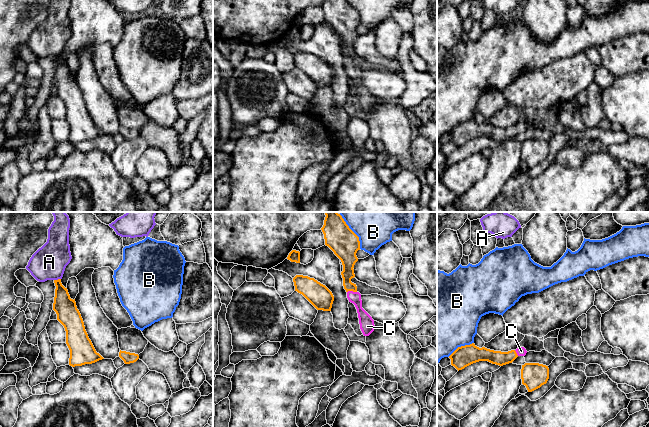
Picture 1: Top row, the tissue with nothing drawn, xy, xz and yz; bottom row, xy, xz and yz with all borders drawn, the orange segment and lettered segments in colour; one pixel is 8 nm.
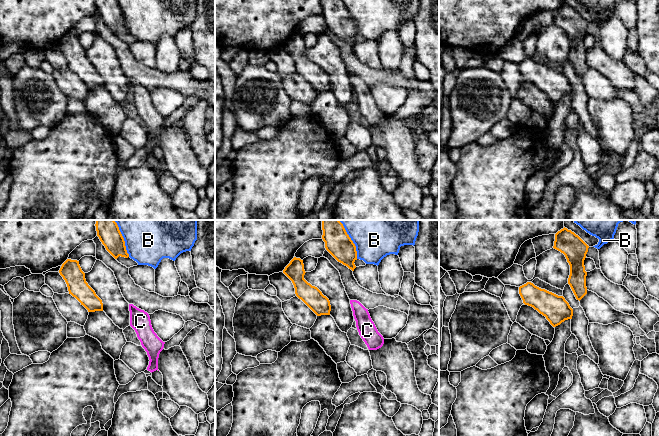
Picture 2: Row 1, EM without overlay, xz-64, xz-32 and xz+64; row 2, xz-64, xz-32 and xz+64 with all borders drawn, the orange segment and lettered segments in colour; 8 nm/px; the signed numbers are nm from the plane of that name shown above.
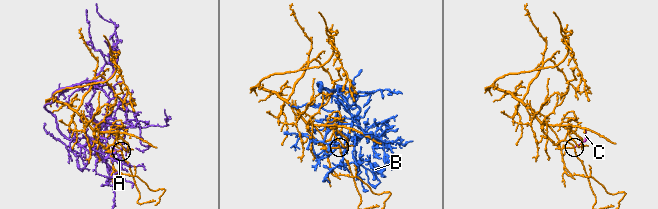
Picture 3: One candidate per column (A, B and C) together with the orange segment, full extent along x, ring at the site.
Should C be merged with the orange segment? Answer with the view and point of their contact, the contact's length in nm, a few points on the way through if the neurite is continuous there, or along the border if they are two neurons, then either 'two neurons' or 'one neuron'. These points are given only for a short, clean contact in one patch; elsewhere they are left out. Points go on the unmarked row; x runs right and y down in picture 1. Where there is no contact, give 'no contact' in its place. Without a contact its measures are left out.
meets orange in xz at (351, 66); contact 80 nm long; runs through xz (348, 35), (348, 61), (351, 66), (354, 73); one neuron

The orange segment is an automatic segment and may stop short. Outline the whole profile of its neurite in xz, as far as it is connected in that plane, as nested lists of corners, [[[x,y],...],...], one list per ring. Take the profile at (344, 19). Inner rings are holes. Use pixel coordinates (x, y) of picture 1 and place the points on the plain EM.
[[[324,0],[321,4],[325,21],[341,36],[343,47],[343,62],[347,68],[349,78],[357,85],[360,105],[364,112],[369,112],[375,104],[374,96],[362,84],[361,70],[357,67],[356,60],[351,58],[355,53],[354,41],[358,37],[356,29],[360,26],[359,13],[349,4],[347,0]]]

